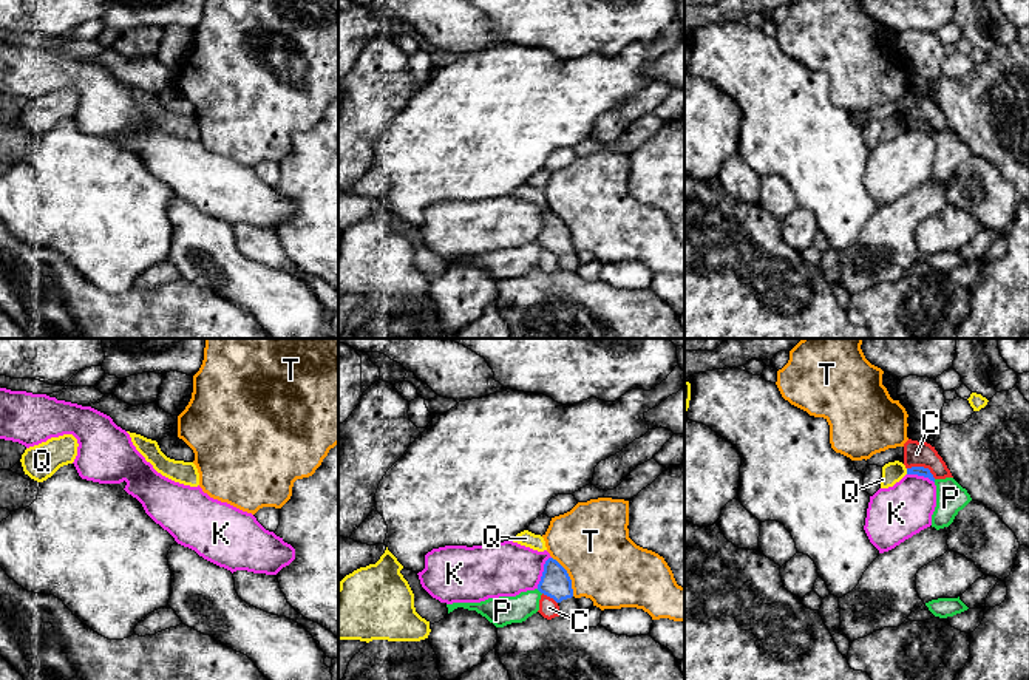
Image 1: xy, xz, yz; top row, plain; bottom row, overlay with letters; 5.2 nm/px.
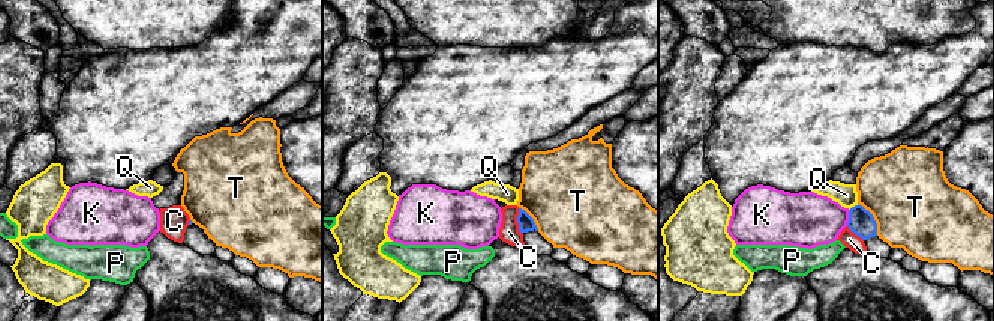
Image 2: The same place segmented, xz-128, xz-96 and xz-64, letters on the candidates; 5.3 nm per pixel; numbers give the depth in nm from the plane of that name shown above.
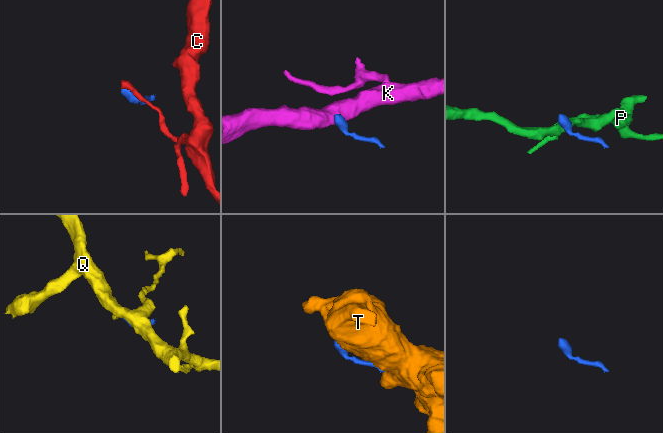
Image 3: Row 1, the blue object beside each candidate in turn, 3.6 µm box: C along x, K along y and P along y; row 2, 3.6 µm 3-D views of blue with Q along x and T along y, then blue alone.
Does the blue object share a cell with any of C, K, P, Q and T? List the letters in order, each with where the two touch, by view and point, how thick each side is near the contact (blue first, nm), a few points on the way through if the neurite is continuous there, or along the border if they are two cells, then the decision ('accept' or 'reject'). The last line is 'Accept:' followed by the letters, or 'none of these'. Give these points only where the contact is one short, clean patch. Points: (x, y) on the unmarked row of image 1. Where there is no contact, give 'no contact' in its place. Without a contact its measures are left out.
C: meets blue in yz at (923, 121); 50 nm thick on the blue side, 130 nm on the other; border along yz (907, 121), (926, 121), (935, 132); reject
K: meets blue in xz at (543, 226); 160 nm thick on the blue side, 280 nm on the other; border along xz (550, 210), (544, 218), (536, 241); reject
P: meets blue in xz at (539, 244); 160 nm thick on the blue side, 150 nm on the other; border along xz (536, 243), (541, 248); reject
Q: meets blue in yz at (907, 125); 50 nm thick on the blue side, 110 nm on the other; border along yz (906, 122), (907, 127); reject
T: meets blue in xz at (569, 231); 160 nm thick on the blue side, 400 nm on the other; reject
Accept: none of these

